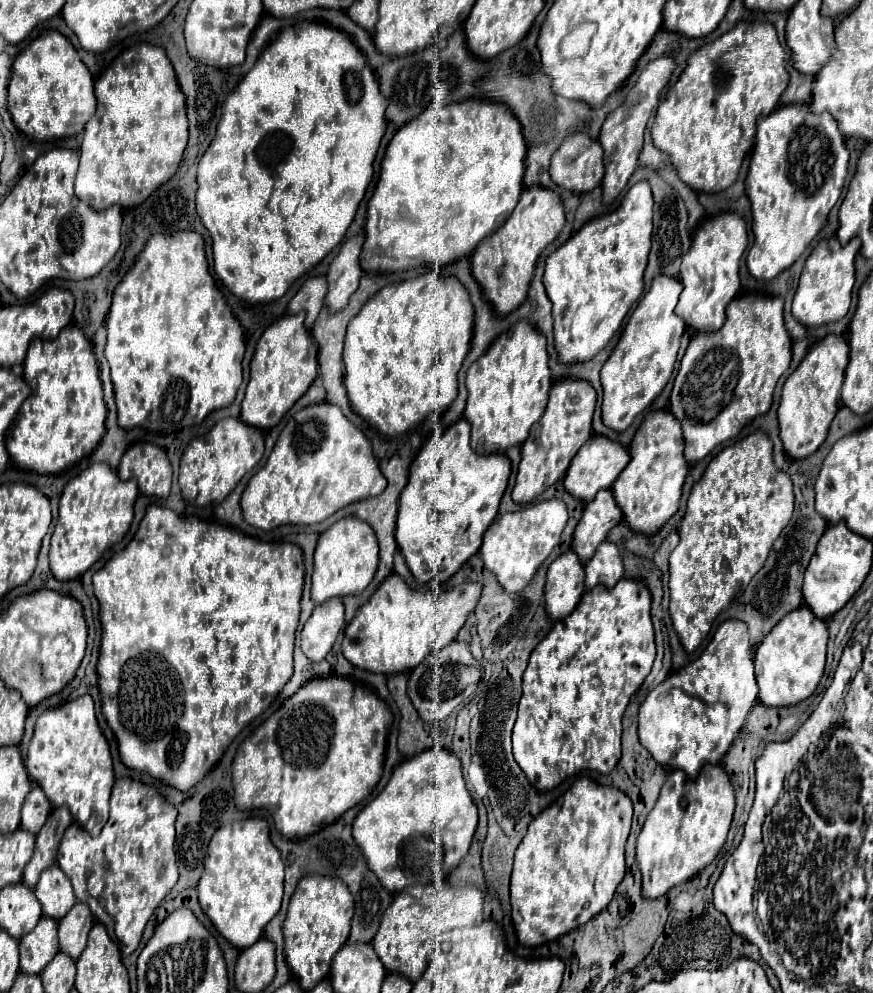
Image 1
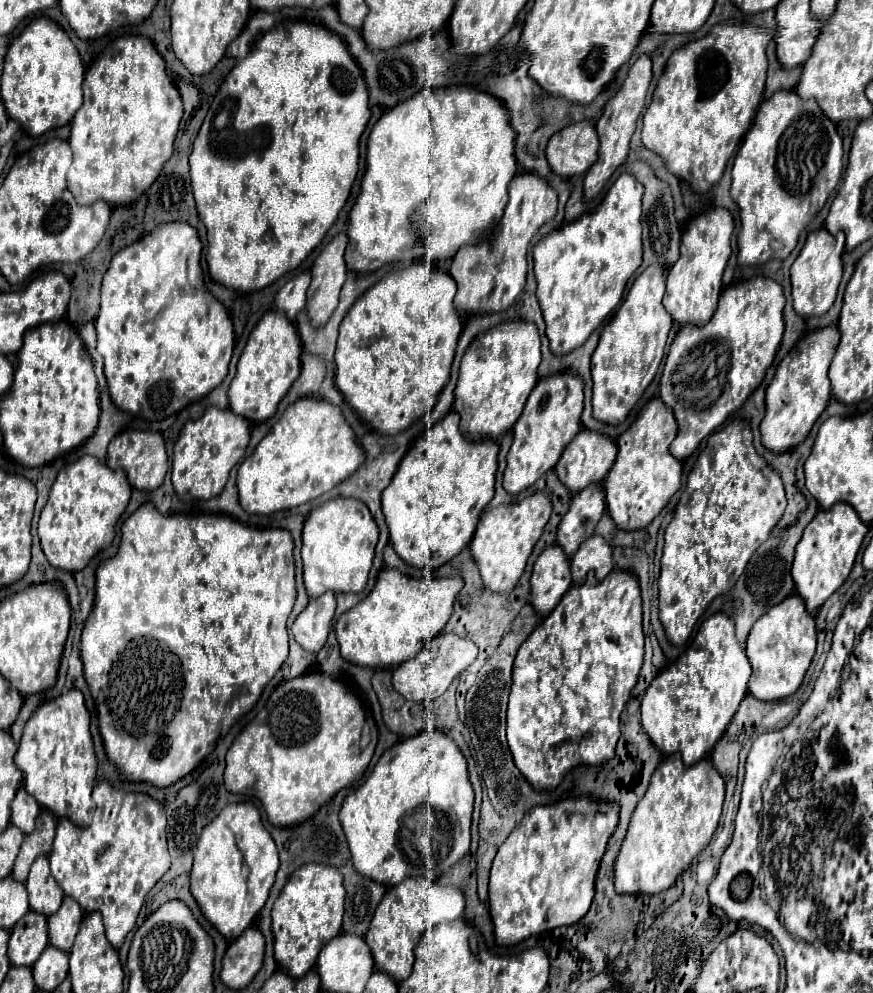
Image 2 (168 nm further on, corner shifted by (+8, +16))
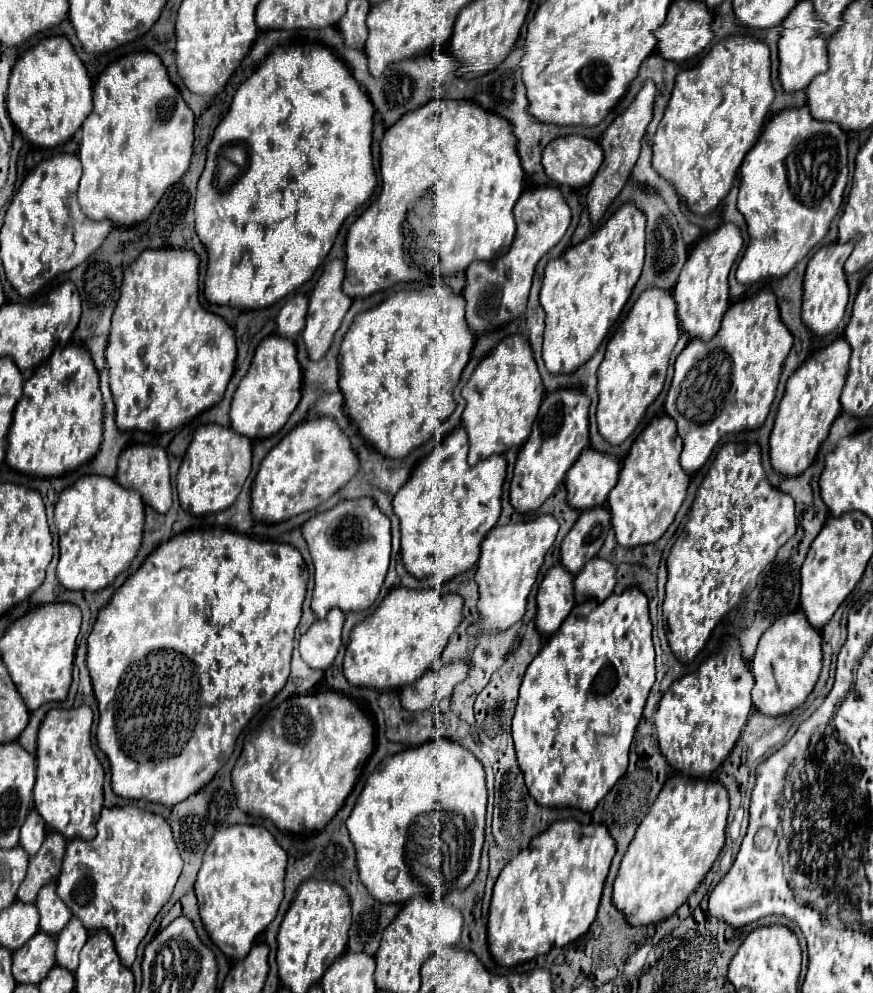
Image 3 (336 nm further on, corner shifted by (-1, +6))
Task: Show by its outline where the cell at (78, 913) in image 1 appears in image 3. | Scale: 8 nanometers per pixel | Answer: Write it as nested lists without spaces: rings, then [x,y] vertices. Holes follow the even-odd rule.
[[[72,916],[62,932],[56,936],[56,964],[74,972],[78,968],[78,956],[86,940],[86,928],[82,926],[82,922],[78,922],[78,918]]]

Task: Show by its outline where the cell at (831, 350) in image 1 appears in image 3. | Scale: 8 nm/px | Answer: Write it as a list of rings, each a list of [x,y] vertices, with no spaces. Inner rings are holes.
[[[844,338],[834,340],[826,348],[812,354],[786,382],[784,398],[778,406],[776,422],[770,434],[770,460],[776,472],[782,476],[798,476],[802,474],[828,436],[832,422],[842,412],[840,408],[840,392],[846,380],[850,360],[850,346]]]

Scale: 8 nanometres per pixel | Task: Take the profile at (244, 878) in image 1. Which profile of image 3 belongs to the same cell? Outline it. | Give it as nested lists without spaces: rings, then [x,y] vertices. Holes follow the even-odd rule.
[[[236,824],[222,828],[210,840],[204,862],[196,878],[196,896],[200,906],[200,918],[212,938],[212,942],[232,960],[240,960],[252,948],[254,938],[274,920],[278,906],[284,896],[284,872],[286,872],[286,852],[278,846],[274,836],[264,826]]]

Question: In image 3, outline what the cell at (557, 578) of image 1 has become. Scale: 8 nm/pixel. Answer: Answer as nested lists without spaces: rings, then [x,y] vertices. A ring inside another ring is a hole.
[[[552,566],[540,588],[538,588],[538,616],[536,616],[536,628],[550,636],[554,634],[564,618],[574,608],[574,576],[562,566]]]

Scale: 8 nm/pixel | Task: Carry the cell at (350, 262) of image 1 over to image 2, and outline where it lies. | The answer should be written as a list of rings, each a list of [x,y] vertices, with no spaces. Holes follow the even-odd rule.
[[[337,234],[315,258],[311,268],[311,286],[307,290],[307,316],[313,328],[321,328],[337,308],[339,292],[347,276],[345,266],[345,246],[347,234]]]

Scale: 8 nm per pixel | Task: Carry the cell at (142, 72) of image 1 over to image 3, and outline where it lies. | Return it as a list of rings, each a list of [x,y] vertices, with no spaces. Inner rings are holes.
[[[136,52],[108,66],[94,84],[94,108],[82,124],[80,162],[84,174],[78,186],[78,200],[84,214],[92,220],[112,220],[116,226],[144,222],[166,188],[176,184],[188,170],[194,144],[194,114],[172,86],[168,70],[158,54]]]

